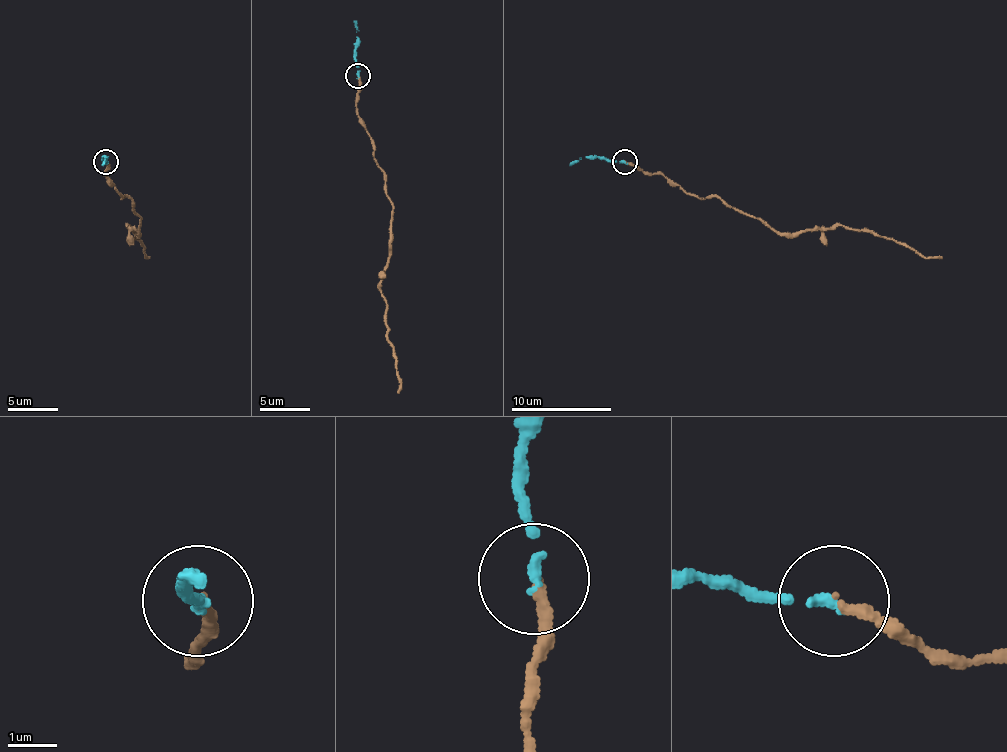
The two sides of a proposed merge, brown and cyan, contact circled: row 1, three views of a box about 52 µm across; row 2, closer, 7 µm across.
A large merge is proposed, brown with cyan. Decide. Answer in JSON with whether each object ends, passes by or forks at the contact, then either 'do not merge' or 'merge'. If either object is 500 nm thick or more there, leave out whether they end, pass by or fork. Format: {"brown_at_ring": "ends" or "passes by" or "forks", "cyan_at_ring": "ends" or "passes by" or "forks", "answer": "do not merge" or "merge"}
{"brown_at_ring": "ends", "cyan_at_ring": "ends", "answer": "merge"}

